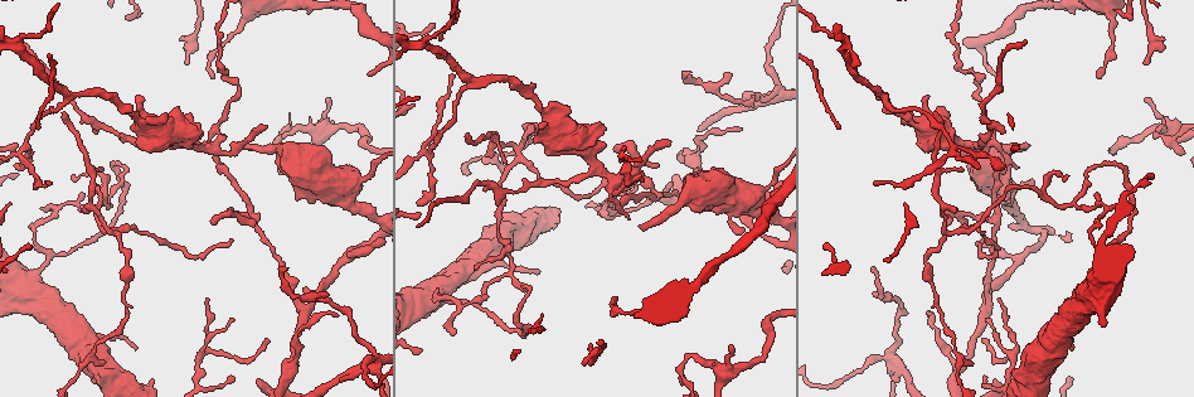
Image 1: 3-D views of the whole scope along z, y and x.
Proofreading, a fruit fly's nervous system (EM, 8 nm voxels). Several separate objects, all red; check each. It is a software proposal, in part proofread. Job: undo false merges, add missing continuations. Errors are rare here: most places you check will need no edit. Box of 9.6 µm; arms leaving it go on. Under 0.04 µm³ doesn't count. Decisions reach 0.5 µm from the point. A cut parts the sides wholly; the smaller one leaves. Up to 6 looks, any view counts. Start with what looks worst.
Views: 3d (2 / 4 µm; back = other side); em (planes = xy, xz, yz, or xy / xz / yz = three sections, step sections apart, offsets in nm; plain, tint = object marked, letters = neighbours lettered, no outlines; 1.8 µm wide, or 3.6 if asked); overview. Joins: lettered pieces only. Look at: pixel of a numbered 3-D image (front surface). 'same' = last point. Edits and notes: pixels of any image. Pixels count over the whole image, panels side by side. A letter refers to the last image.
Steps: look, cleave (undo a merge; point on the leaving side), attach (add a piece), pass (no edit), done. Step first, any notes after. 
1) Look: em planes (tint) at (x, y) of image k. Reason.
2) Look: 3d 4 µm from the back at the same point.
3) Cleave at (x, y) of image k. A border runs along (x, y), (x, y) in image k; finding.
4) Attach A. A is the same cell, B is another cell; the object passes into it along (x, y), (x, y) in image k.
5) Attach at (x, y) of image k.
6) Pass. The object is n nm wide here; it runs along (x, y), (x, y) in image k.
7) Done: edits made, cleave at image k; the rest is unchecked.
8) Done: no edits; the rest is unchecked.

Look: em yz step 8 (tint) at (367, 348) of image 1. Four arms meet.

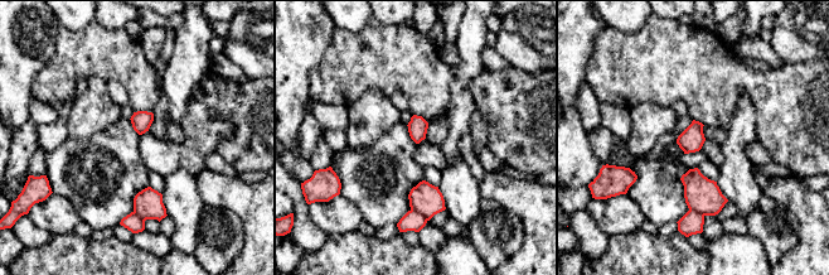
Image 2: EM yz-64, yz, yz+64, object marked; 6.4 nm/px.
Look: em planes (letters) at the same point.

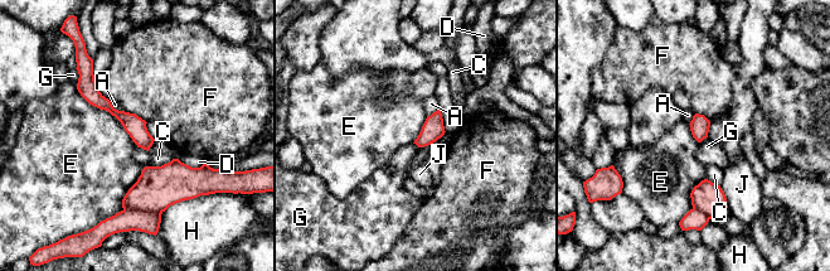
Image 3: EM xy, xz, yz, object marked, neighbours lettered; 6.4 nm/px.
Pass. A, C, D, E, F, G, H and J are other cells; it runs along (86, 82), (146, 146) in image 3; continuous, no second cell.

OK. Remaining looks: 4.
Look: em planes (letters) at (420, 42) of image 1.

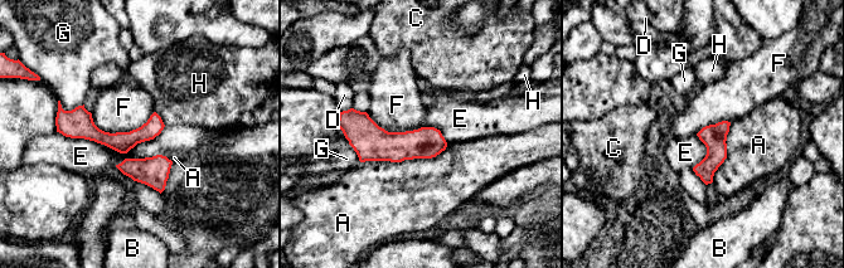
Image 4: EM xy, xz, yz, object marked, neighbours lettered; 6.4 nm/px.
Pass. The longest contact is with E, 700 nm; A, B, C, D, E, F, G and H are other cells; it runs along (345, 127), (378, 145), (442, 146) in image 4; one cell here.

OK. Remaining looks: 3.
Look: 3d 2 µm at (1163, 136) of image 1. A narrow waist.

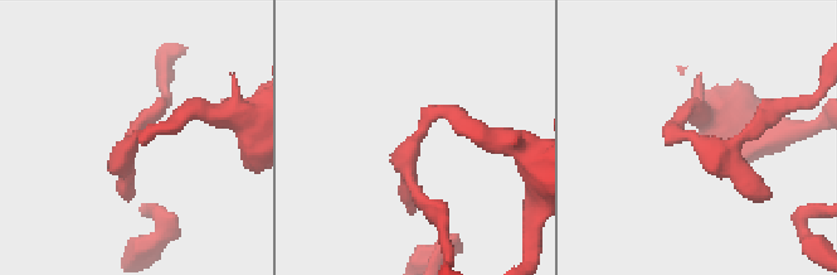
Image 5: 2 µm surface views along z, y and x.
Look: em planes (tint) at (417, 139) of image 5.

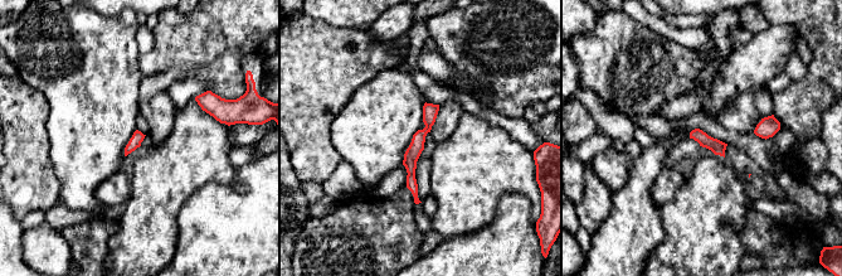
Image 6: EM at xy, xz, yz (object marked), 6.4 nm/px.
Look: em planes (letters) at the same point.

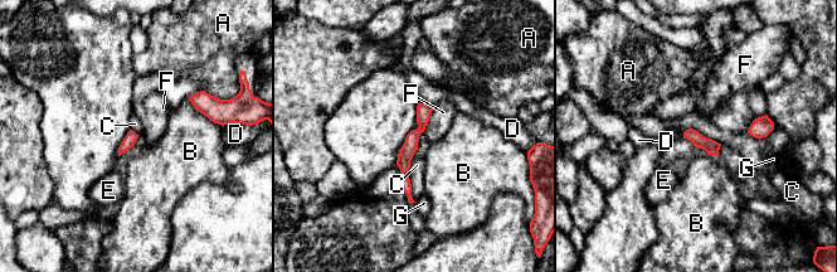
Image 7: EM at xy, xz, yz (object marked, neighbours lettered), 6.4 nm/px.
Pass. The longest contact is with C, 360 nm; A, B, C, D, E, F and G are other cells; all the same cell.

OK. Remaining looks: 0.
Done: no edits; the rest is unchecked.

